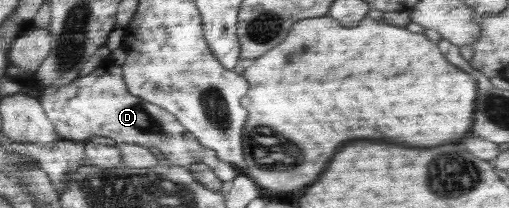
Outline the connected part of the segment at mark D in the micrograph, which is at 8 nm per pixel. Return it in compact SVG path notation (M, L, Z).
M109 61L98 70L80 76L64 87L44 88L38 99L60 139L84 144L92 135L110 137L116 145L122 142L148 149L157 147L170 165L189 166L195 163L208 165L222 182L228 183L238 174L231 163L218 159L214 150L204 147L169 111L132 95L123 80L121 67Z

